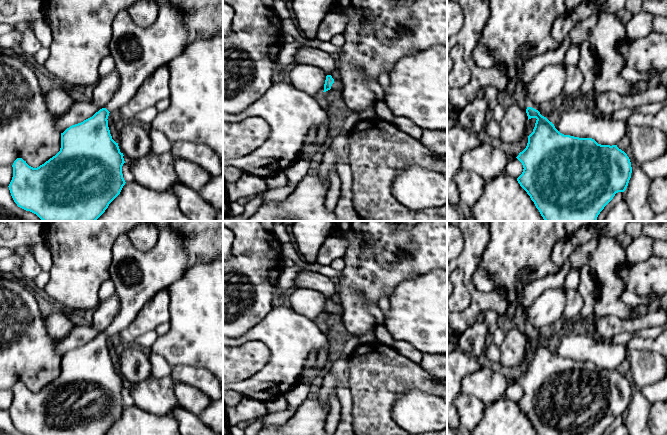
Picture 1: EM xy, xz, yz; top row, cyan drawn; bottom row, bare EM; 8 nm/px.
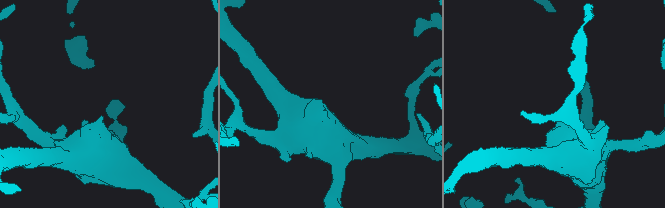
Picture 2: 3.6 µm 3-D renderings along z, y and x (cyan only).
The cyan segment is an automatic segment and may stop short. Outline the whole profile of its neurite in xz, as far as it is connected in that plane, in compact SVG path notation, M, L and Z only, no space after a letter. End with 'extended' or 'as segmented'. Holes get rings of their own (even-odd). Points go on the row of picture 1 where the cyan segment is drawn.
M327 75L326 80L325 80L325 84L324 84L324 91L323 92L326 92L330 89L342 91L343 84L341 82L334 80L331 75Z | extended

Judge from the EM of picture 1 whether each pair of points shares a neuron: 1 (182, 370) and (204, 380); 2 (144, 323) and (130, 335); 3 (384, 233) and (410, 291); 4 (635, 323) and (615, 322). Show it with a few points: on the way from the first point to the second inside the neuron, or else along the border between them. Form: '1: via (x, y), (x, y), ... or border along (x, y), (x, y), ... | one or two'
1: via (187, 375), (199, 377) | one
2: via (141, 324), (133, 332) | one
3: border along (427, 271), (401, 281), (389, 297) | two
4: via (630, 323), (620, 323) | one

